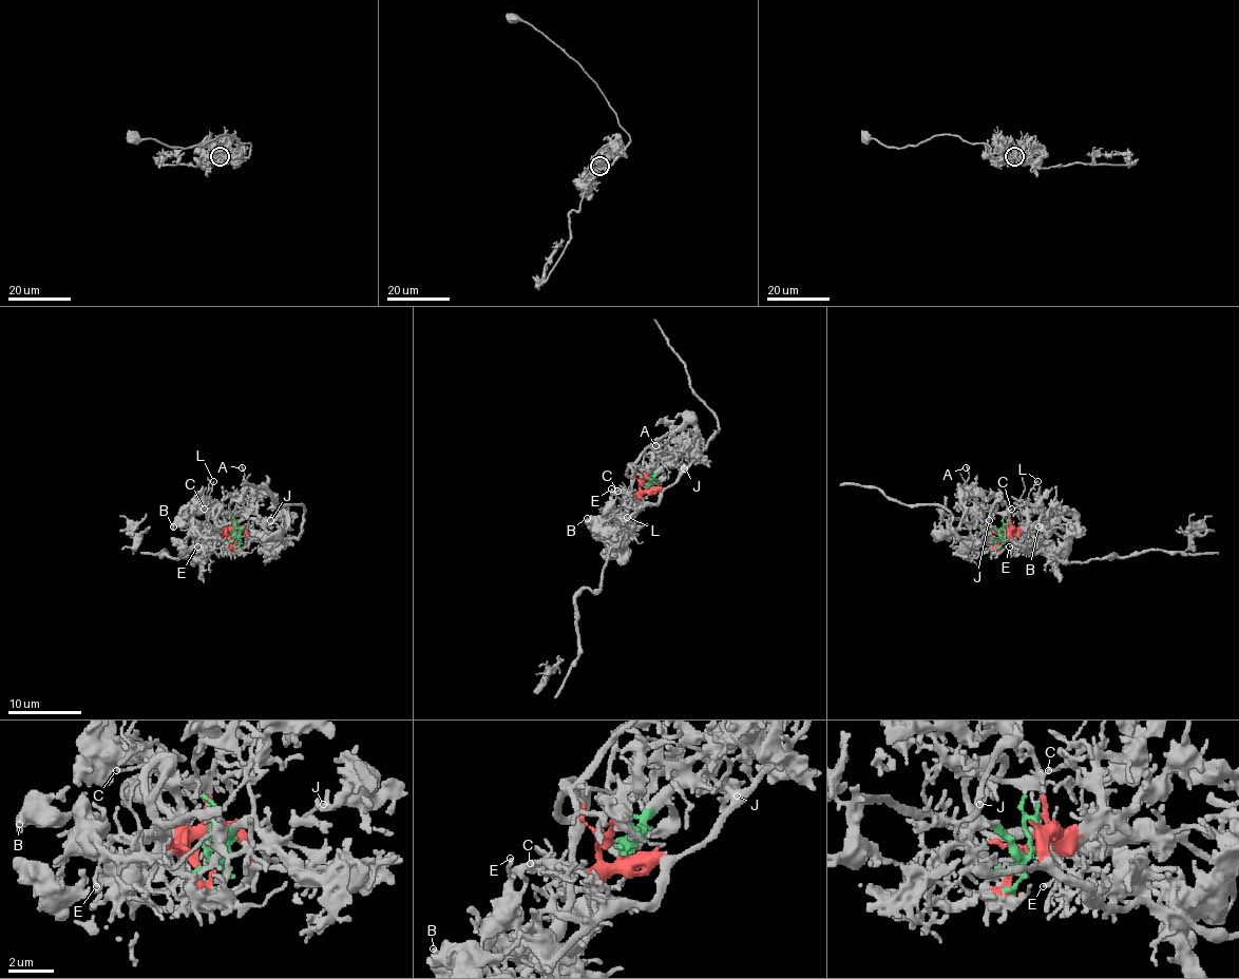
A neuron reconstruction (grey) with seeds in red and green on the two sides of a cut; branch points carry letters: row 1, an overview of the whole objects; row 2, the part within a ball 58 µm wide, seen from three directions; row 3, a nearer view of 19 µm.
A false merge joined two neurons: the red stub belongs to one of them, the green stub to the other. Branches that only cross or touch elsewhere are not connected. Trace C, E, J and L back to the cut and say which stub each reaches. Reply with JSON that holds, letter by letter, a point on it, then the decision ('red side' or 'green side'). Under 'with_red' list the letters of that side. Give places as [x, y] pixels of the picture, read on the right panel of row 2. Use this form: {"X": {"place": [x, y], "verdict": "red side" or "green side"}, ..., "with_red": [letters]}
{"C": {"place": [1011, 509], "verdict": "red side"}, "E": {"place": [1009, 546], "verdict": "red side"}, "J": {"place": [989, 520], "verdict": "green side"}, "L": {"place": [1037, 481], "verdict": "red side"}, "with_red": ["C", "E", "L"]}

